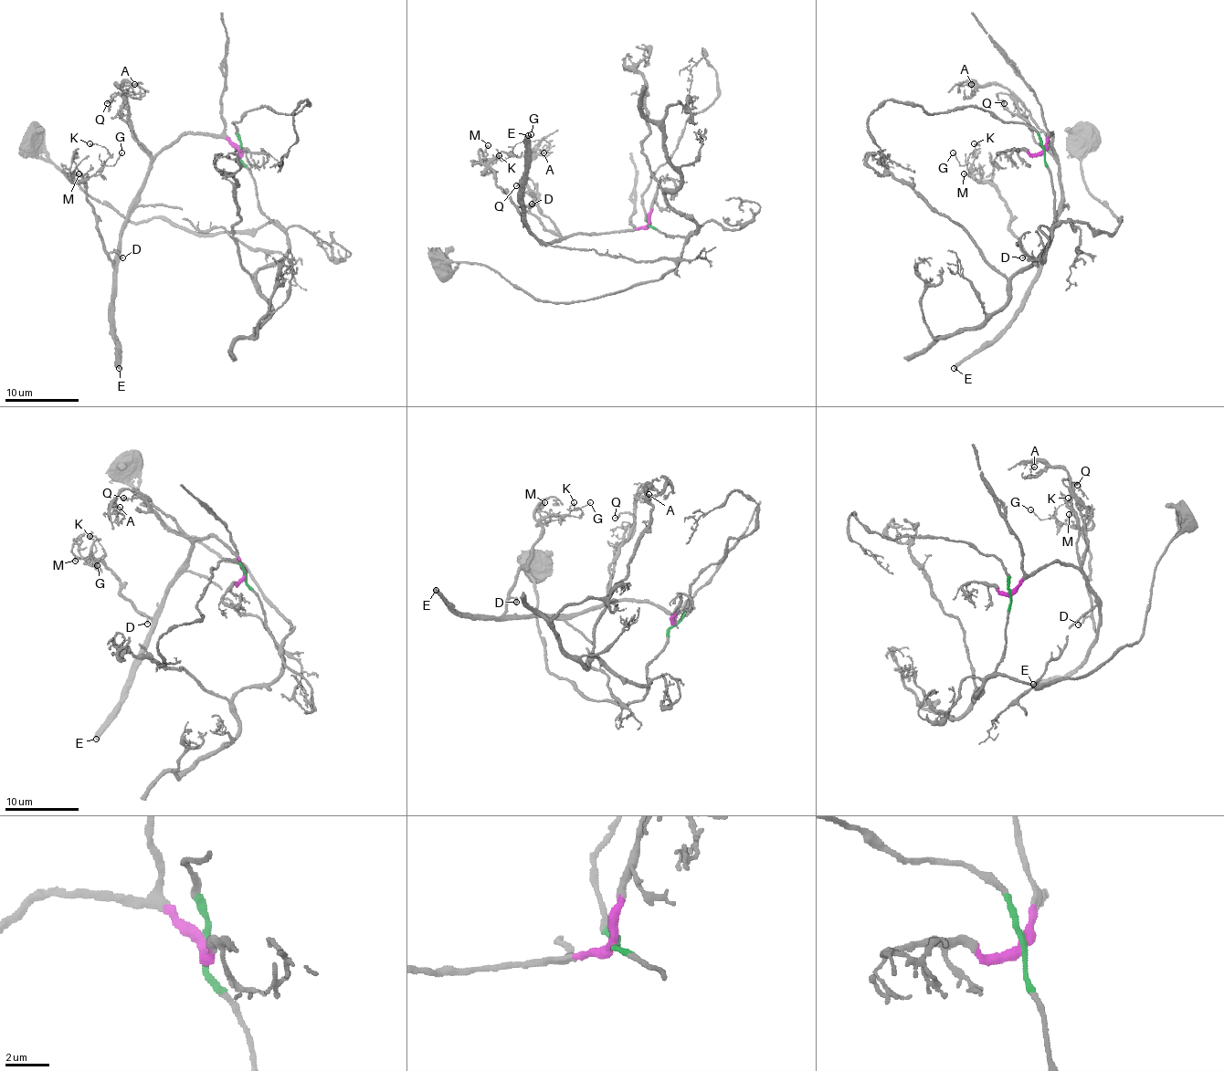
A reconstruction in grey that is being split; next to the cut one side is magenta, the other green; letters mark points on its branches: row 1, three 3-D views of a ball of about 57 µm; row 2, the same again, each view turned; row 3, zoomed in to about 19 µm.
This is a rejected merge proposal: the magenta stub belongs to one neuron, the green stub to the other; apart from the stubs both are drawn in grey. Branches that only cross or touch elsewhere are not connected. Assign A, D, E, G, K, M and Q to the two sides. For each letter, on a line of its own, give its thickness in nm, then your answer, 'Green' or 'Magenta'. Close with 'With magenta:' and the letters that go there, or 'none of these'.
A: Thickness 180 nm. Magenta
D: Thickness 200 nm. Magenta
E: Thickness 400 nm. Magenta
G: Thickness 120 nm. Magenta
K: Thickness 150 nm. Magenta
M: Thickness 220 nm. Magenta
Q: Thickness 200 nm. Magenta
With magenta: A, D, E, G, K, M, Q

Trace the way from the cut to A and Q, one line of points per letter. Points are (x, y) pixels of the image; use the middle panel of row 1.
A: (648, 225), (632, 230), (562, 236), (543, 215), (525, 183), (527, 164), (540, 153), (549, 153), (543, 153)
Q: (648, 225), (632, 230), (562, 236), (542, 214), (534, 184), (525, 179), (516, 186)

